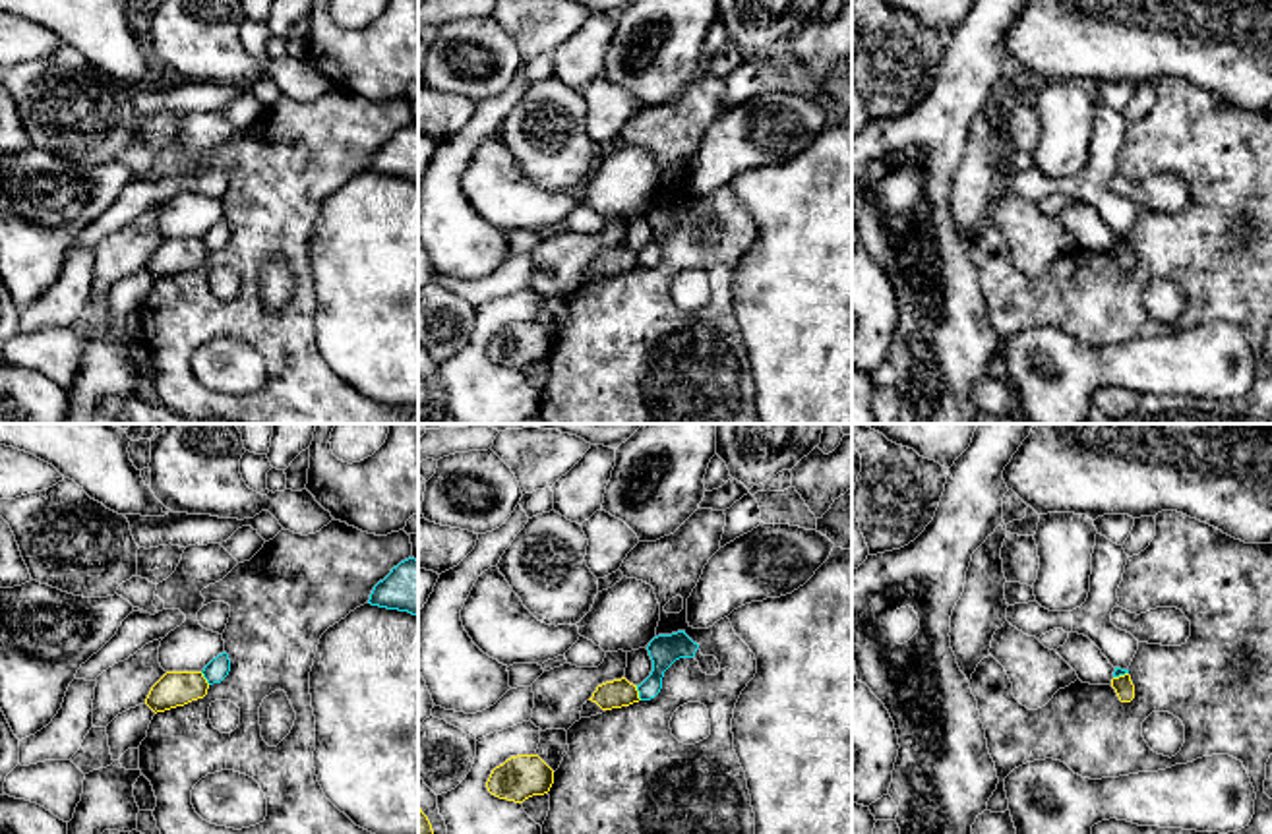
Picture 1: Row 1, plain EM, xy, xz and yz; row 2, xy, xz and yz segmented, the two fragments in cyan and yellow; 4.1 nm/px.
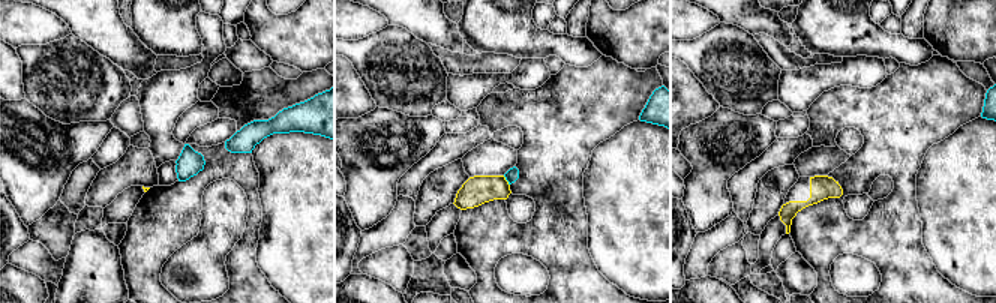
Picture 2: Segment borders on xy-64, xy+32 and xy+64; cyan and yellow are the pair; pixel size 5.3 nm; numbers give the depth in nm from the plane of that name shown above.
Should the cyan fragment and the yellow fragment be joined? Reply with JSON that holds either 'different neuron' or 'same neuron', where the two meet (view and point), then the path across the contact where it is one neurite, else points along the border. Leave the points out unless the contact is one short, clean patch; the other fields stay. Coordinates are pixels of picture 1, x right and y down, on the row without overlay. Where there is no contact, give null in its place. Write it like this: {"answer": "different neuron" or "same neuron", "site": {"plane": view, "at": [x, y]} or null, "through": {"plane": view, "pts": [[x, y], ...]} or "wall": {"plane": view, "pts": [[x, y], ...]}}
{"answer": "different neuron", "site": {"plane": "xz", "at": [639, 260]}, "wall": {"plane": "xz", "pts": [[636, 252], [641, 266]]}}

